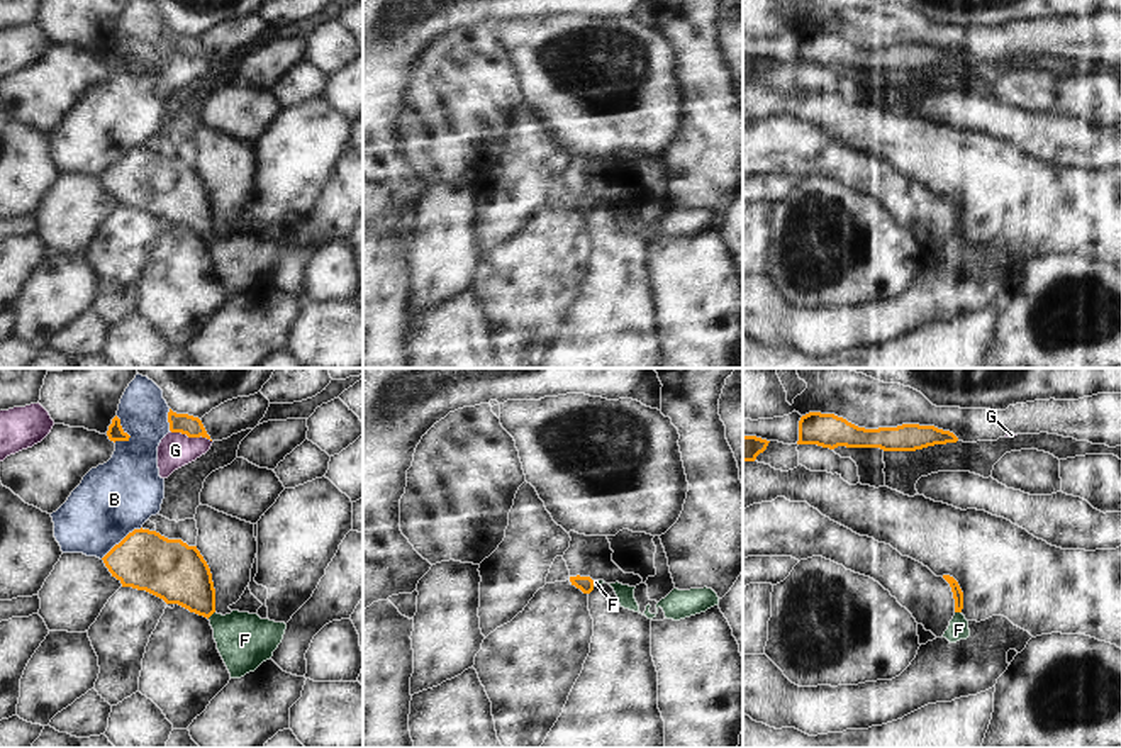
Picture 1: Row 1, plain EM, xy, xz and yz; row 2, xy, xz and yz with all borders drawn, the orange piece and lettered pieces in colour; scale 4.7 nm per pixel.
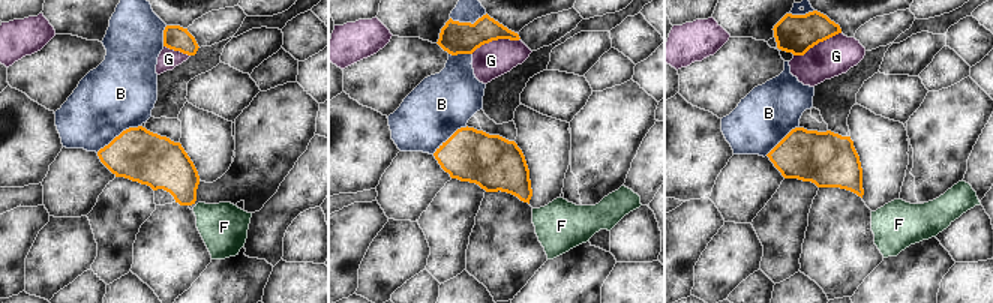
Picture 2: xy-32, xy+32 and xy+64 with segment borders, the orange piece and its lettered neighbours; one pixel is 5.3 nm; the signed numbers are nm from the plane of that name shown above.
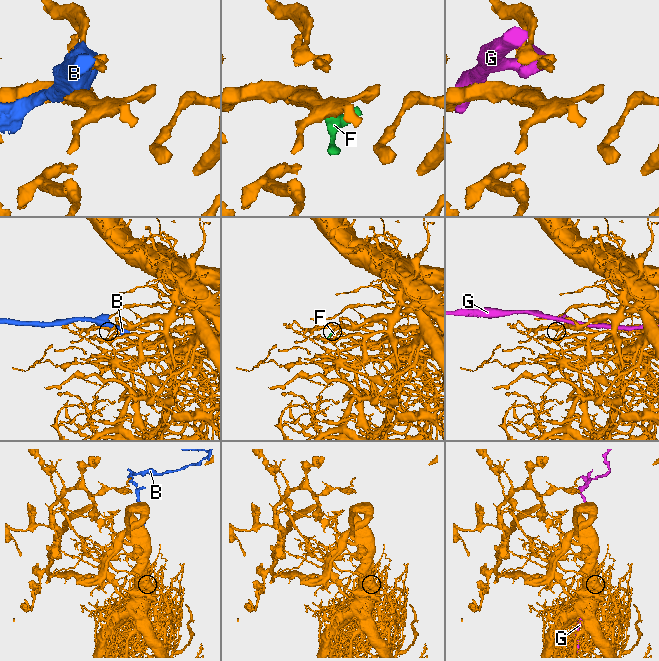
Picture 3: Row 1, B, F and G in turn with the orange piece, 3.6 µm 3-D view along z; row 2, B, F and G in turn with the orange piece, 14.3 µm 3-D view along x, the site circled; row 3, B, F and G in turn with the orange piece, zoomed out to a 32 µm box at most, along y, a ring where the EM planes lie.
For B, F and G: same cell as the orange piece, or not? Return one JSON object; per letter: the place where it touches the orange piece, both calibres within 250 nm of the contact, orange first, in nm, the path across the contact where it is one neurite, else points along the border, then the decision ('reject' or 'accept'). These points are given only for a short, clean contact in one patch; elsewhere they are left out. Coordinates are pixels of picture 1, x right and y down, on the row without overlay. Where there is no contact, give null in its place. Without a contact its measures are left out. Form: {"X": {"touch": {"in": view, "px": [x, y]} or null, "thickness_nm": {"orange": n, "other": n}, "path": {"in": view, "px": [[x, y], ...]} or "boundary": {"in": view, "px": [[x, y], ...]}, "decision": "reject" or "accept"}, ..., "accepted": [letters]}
{"B": {"touch": {"in": "xy", "px": [122, 160]}, "thickness_nm": {"orange": 280, "other": 340}, "decision": "reject"}, "F": {"touch": {"in": "xy", "px": [211, 234]}, "thickness_nm": {"orange": 280, "other": 260}, "path": {"in": "xy", "px": [[177, 194], [199, 216], [211, 234], [245, 260]]}, "decision": "accept"}, "G": {"touch": {"in": "xy", "px": [190, 56]}, "thickness_nm": {"orange": 100, "other": 160}, "decision": "reject"}, "accepted": ["F"]}

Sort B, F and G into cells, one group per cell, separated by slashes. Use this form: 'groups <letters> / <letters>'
groups B / F / G

